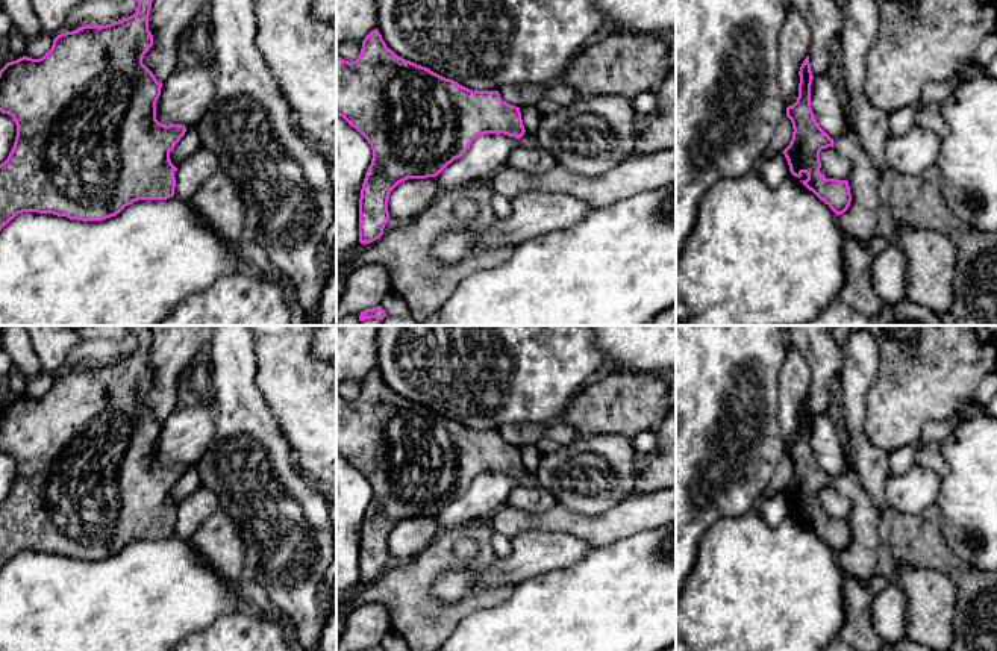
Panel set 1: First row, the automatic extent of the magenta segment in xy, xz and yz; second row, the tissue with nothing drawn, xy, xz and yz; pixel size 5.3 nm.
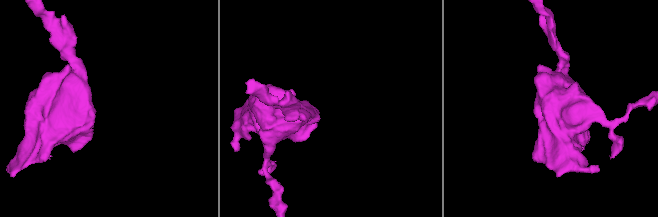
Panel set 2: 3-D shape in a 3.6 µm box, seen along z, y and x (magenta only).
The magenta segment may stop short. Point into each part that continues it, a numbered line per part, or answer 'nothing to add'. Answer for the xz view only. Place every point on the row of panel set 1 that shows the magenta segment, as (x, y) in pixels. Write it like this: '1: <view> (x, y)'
1: xz (529, 141)

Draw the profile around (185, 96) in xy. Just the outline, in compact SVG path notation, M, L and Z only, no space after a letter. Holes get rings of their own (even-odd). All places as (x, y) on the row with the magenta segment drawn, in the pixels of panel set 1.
M198 64L185 71L174 71L162 82L156 120L165 126L195 127L215 97L215 80L215 64Z

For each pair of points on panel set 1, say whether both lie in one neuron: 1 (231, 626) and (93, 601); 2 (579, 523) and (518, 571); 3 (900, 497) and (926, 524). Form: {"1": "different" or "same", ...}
{"1": "different", "2": "different", "3": "different"}

